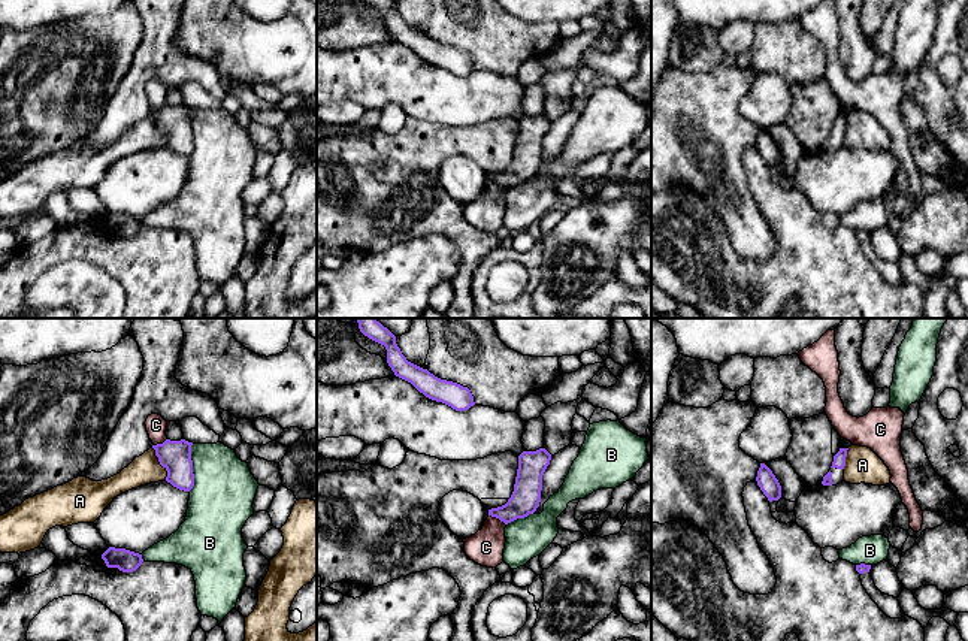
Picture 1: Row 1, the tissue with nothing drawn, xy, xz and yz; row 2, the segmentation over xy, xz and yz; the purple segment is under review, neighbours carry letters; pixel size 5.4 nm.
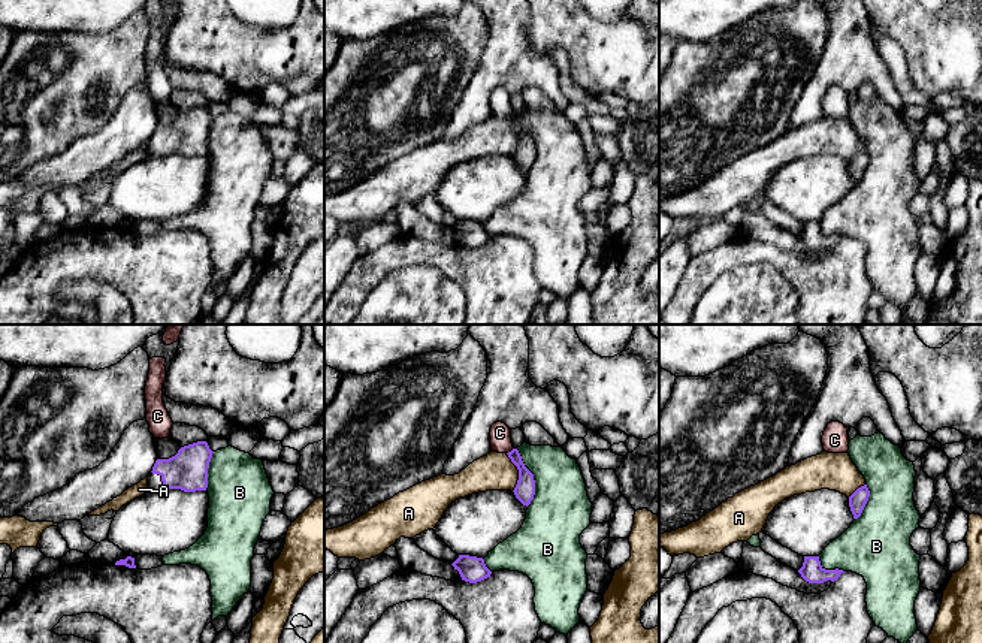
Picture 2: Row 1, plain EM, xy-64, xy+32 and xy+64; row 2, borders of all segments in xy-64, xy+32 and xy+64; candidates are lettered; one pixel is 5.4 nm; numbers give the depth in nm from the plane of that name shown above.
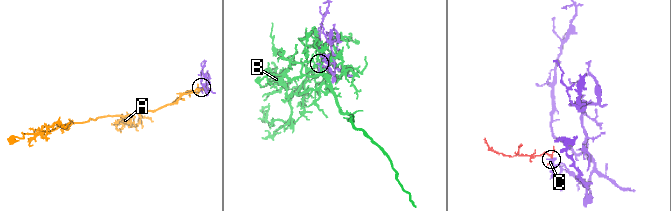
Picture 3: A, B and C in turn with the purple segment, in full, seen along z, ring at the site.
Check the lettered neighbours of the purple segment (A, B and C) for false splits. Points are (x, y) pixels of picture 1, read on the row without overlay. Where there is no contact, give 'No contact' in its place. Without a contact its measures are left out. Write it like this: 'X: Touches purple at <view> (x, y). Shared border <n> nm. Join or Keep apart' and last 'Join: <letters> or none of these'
A: Touches purple at xy (160, 129). Shared border 200 nm. Keep apart
B: Touches purple at xy (191, 133). Shared border 260 nm. Keep apart
C: Touches purple at xz (498, 183). Shared border 110 nm. Keep apart
Join: none of these

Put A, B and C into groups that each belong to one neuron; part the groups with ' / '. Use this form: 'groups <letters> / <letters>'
groups A / B / C

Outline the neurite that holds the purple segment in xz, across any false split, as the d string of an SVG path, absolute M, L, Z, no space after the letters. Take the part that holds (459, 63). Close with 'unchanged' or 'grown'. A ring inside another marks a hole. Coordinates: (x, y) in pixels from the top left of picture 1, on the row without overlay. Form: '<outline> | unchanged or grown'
M364 0L387 15L387 28L396 42L411 48L426 63L442 67L456 76L466 76L475 70L468 52L441 45L411 27L402 19L394 0Z | unchanged

